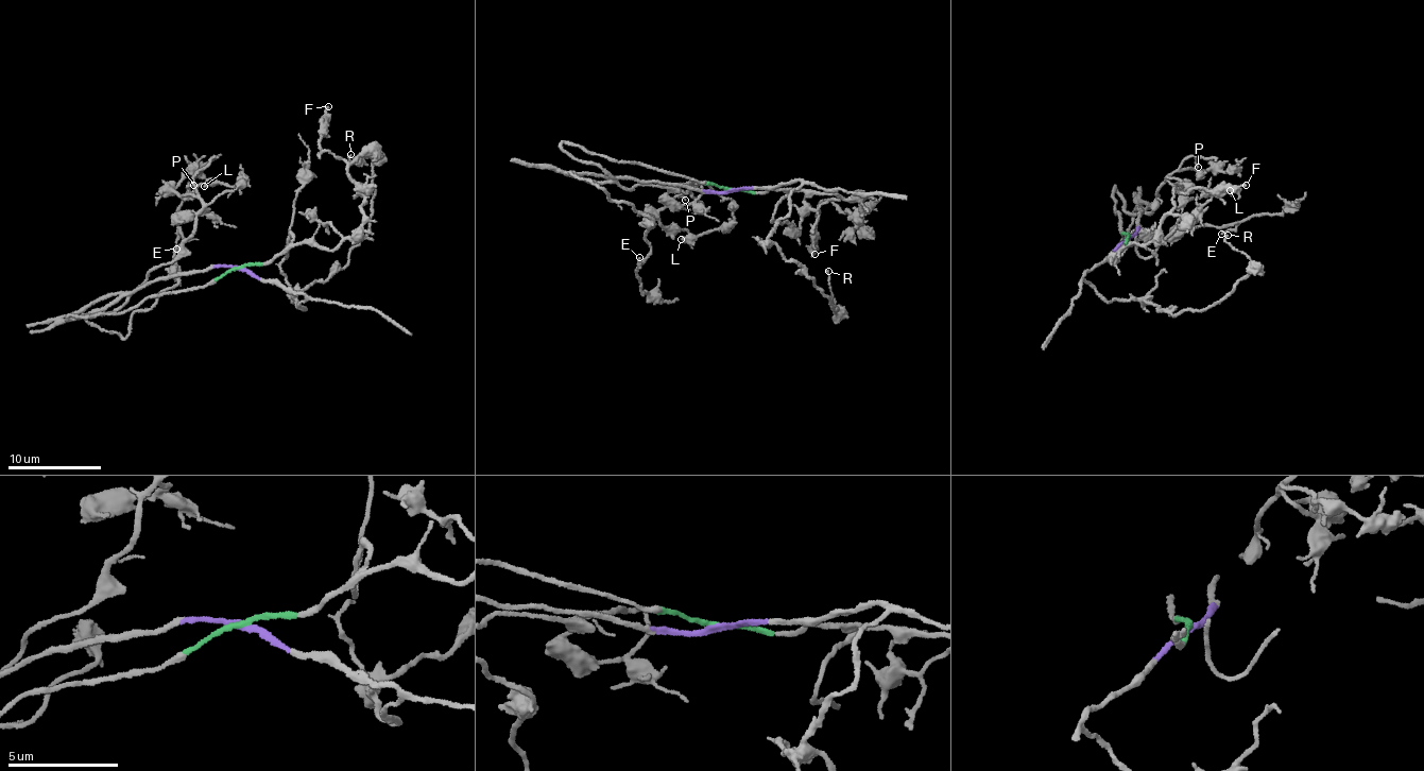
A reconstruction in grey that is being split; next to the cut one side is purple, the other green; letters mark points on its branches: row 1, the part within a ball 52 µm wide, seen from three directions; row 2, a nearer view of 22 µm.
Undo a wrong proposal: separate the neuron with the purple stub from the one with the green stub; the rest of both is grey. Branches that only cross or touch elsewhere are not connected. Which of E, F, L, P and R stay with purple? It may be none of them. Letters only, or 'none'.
E, R

